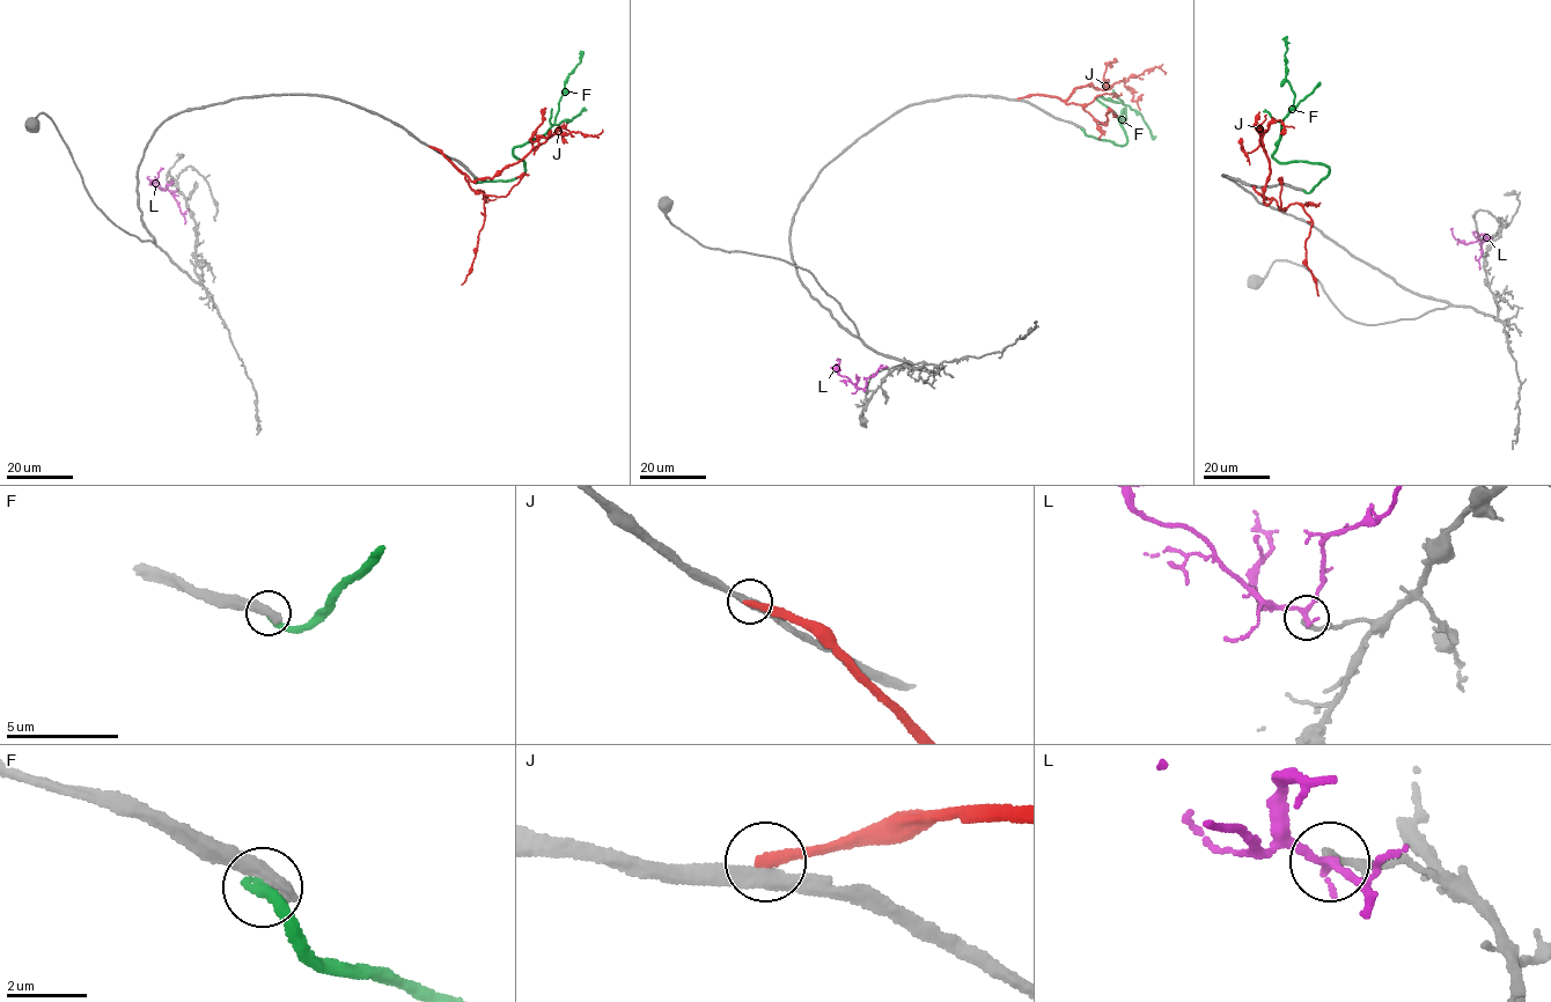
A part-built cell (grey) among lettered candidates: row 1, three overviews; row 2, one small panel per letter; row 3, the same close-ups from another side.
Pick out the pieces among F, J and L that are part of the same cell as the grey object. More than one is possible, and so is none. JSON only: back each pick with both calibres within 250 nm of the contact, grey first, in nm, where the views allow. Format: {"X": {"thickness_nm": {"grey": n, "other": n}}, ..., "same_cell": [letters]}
{"same_cell": []}

